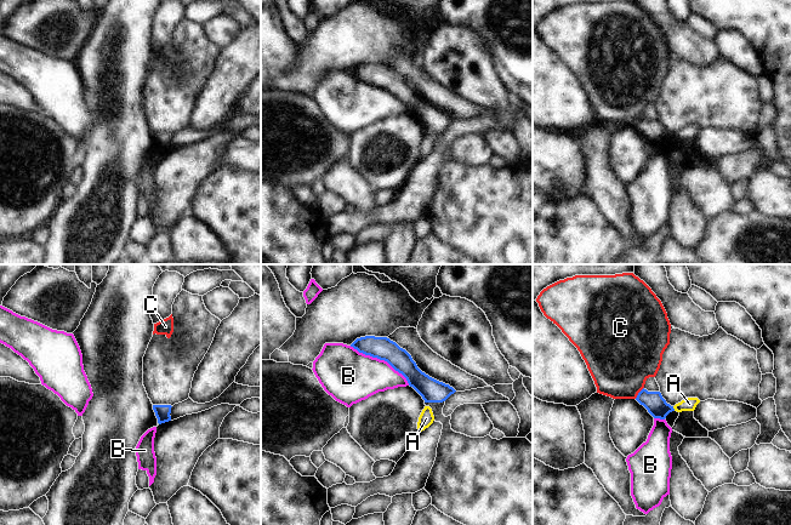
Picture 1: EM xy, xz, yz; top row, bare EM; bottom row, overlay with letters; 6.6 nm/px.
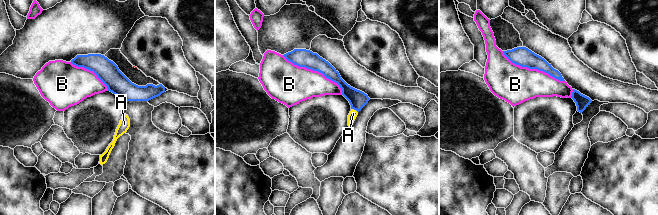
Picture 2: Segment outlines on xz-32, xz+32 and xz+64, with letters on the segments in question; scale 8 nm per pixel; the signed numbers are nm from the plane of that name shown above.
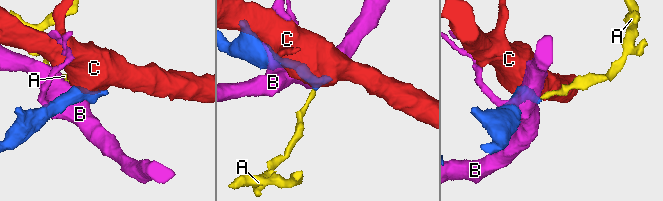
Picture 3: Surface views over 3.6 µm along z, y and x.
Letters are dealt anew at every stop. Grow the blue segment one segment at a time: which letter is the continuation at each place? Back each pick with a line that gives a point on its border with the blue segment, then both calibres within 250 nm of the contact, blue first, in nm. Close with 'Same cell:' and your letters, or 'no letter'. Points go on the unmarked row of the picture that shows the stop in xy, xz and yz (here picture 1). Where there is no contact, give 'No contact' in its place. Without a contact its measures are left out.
A: Touches blue at yz (673, 137). Thickness 140 nm (blue) against 90 nm
Same cell: A.

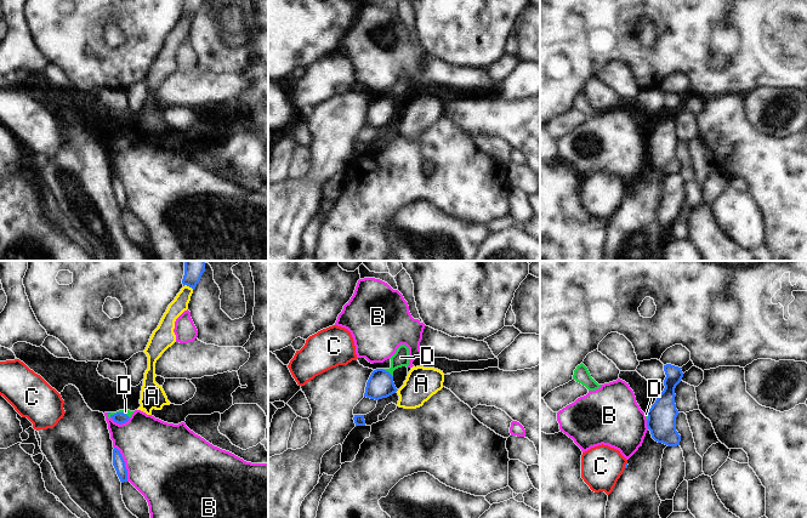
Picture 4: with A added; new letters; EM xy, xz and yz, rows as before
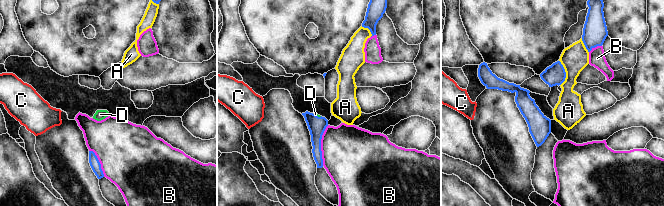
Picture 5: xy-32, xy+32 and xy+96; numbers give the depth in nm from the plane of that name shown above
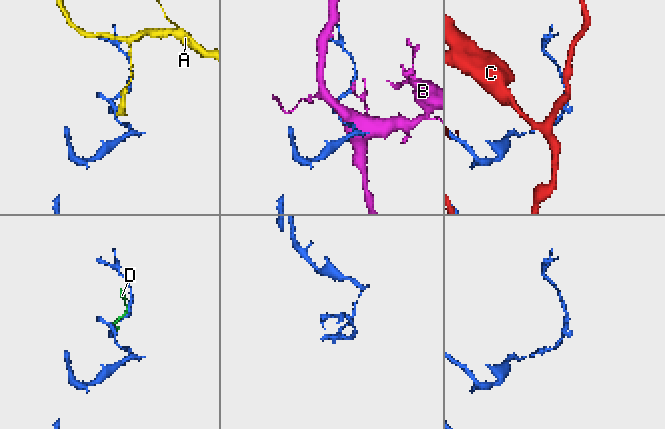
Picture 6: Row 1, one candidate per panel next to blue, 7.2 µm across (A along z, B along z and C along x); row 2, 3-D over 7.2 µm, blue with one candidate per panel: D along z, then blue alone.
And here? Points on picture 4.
D: Touches blue at xz (387, 100). Thickness 180 nm (blue) against 110 nm
Same cell: D.

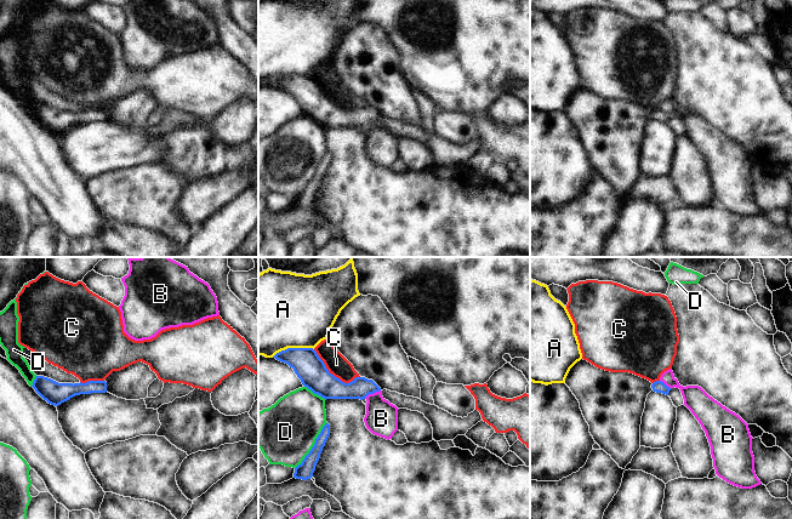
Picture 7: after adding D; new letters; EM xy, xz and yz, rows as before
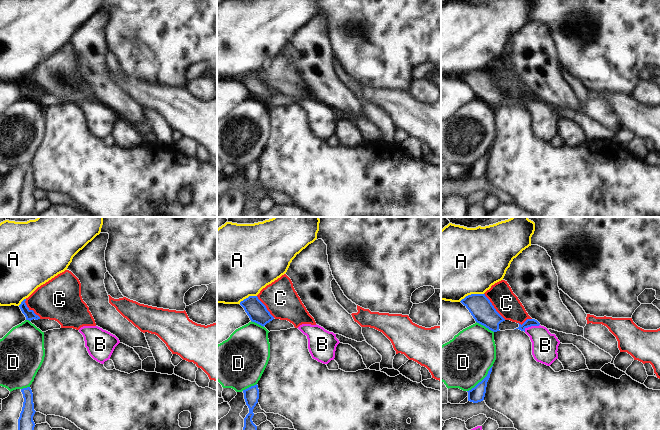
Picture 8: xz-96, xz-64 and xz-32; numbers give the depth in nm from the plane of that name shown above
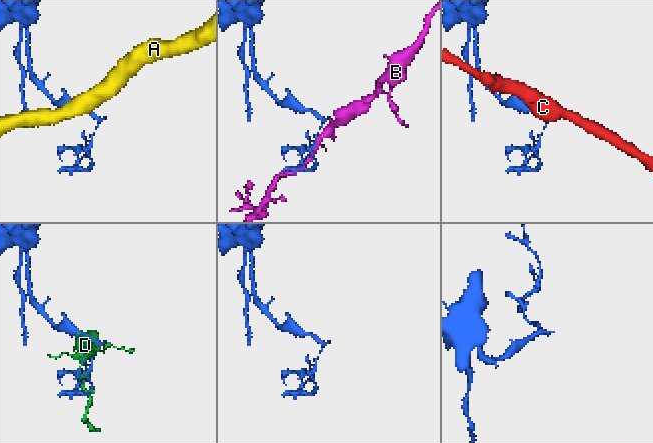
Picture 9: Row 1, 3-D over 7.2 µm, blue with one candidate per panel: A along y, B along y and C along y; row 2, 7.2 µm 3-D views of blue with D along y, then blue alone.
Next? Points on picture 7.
Same cell: no letter.

